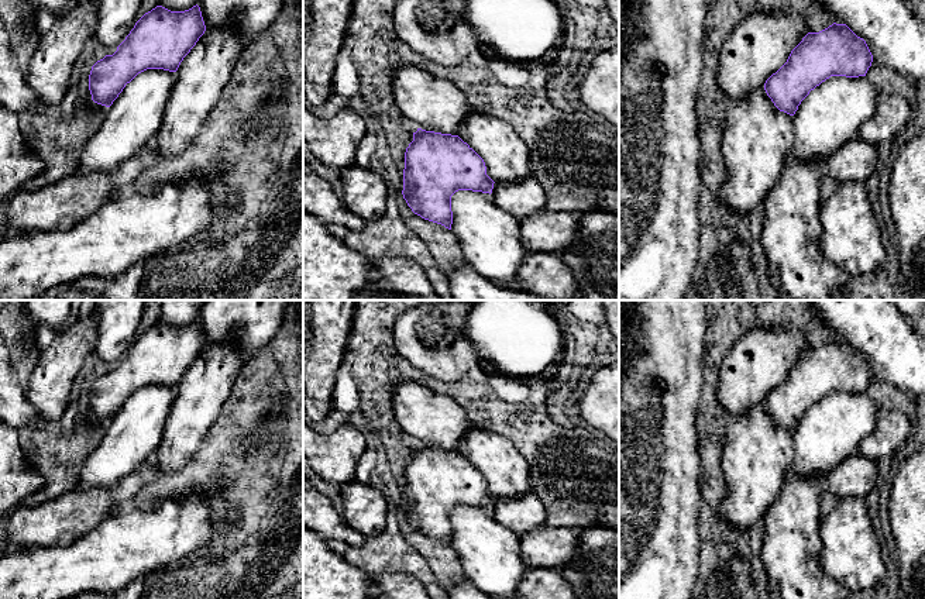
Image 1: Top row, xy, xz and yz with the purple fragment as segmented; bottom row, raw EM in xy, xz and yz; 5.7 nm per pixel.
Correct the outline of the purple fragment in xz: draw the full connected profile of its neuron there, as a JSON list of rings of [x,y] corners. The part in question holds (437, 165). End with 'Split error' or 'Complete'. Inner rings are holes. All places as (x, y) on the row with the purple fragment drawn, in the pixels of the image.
[[[417,128],[405,152],[403,199],[424,220],[451,230],[451,196],[458,190],[492,193],[494,180],[486,175],[484,159],[458,135]]]. Complete

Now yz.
[[[833,23],[819,32],[808,32],[791,51],[787,62],[766,80],[764,90],[780,111],[794,116],[801,101],[822,82],[831,76],[866,76],[871,62],[873,55],[866,41],[846,24]]]. Complete

